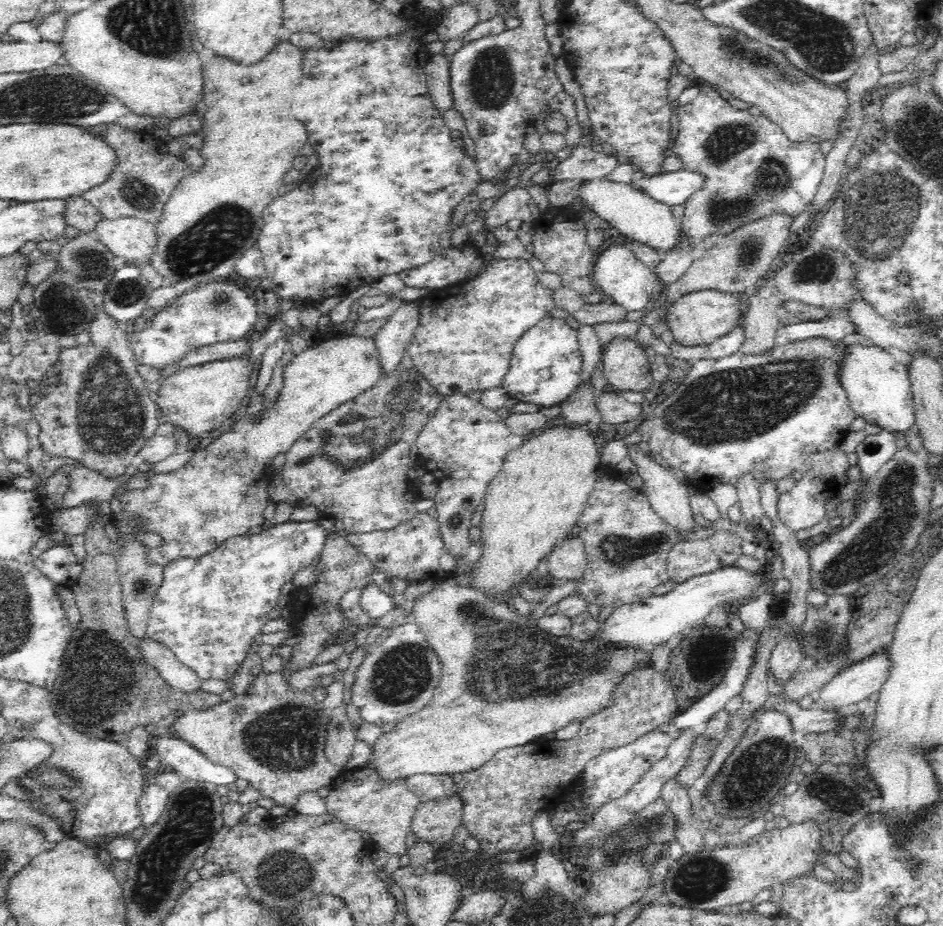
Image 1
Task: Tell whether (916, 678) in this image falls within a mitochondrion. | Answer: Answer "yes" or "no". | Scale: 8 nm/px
no

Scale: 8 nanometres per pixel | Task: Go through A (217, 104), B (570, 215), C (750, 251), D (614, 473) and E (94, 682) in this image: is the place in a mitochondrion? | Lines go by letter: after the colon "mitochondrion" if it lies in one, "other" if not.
A: other
B: other
C: mitochondrion
D: other
E: mitochondrion

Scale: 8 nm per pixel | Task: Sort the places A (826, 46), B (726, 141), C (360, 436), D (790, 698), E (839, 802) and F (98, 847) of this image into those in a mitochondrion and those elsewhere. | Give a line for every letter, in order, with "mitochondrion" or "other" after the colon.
A: mitochondrion
B: mitochondrion
C: mitochondrion
D: other
E: mitochondrion
F: other

